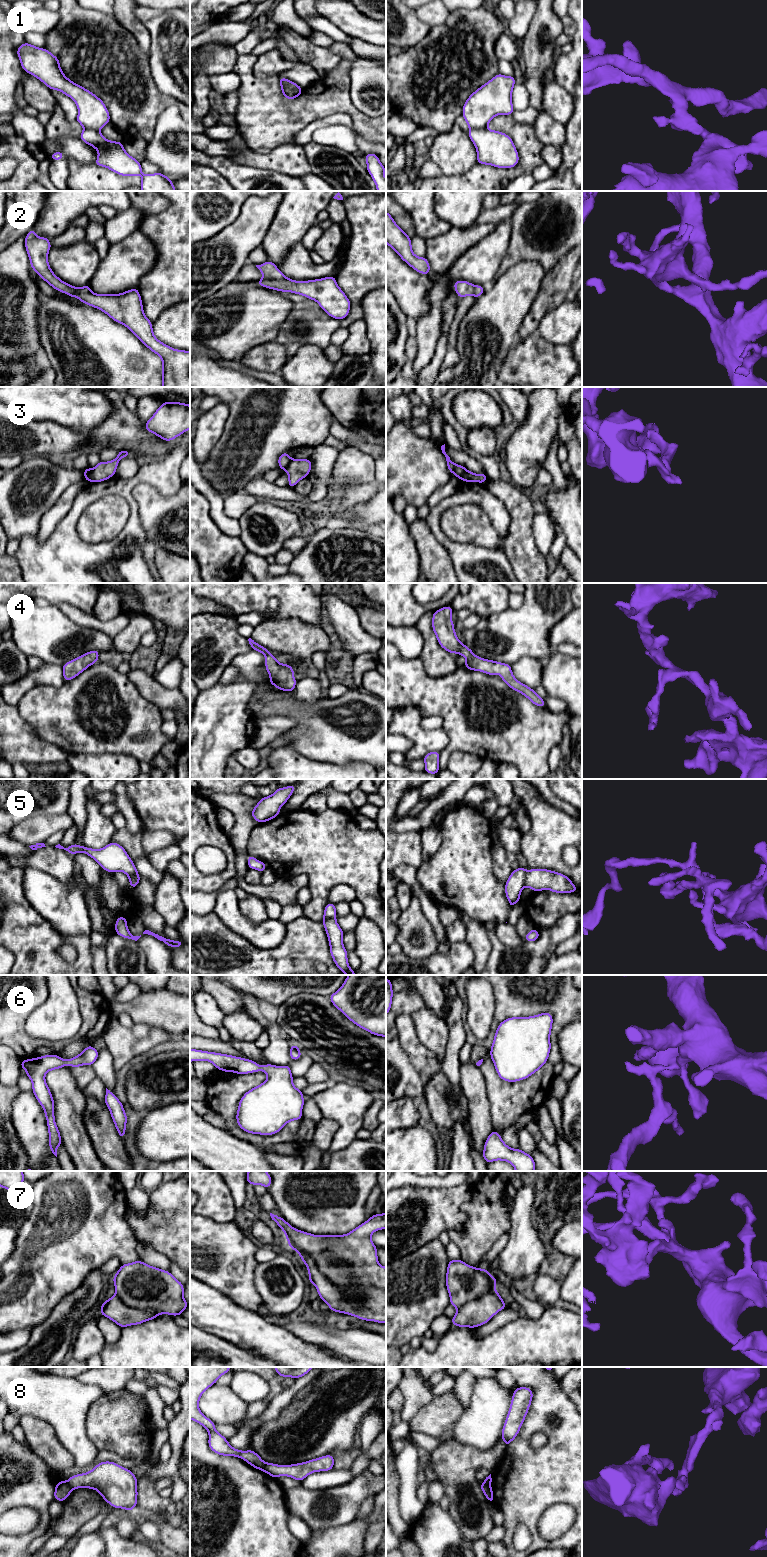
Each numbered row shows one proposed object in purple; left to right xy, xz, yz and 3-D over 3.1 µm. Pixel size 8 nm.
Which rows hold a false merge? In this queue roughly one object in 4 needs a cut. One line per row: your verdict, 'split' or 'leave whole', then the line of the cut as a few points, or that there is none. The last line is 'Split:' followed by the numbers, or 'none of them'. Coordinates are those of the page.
1: split; cut in xz along (288, 80), (288, 86), (293, 92), (302, 89)
2: leave whole; no cut
3: split; cut in yz along (466, 469), (461, 480)
4: leave whole; no cut
5: split; cut in yz along (527, 871), (523, 885)
6: leave whole; no cut
7: leave whole; no cut
8: split; cut in xz along (266, 1463), (262, 1470)
Split: 1, 3, 5, 8

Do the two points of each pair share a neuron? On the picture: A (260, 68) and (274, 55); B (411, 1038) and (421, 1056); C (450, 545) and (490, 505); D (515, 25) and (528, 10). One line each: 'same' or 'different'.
A: same
B: same
C: same
D: same

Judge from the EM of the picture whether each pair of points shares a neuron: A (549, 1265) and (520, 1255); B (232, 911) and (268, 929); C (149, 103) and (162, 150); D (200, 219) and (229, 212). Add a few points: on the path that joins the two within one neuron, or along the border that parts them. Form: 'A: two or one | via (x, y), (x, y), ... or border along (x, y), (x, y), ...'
A: two | border along (546, 1256), (538, 1272)
B: one | via (240, 920), (249, 929), (259, 929)
C: two | border along (169, 106), (158, 117), (154, 135), (147, 143)
D: one | via (207, 212), (222, 212)

